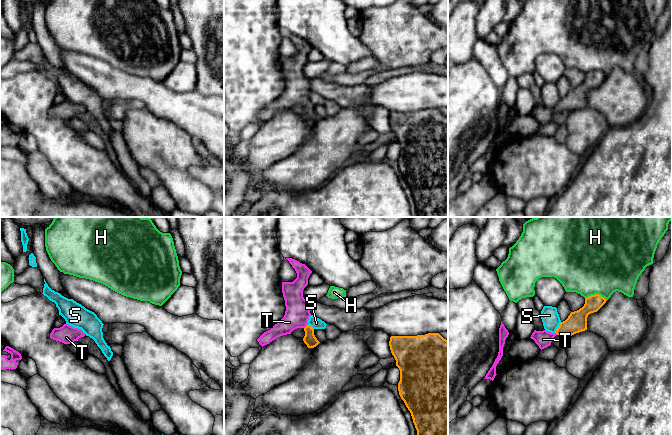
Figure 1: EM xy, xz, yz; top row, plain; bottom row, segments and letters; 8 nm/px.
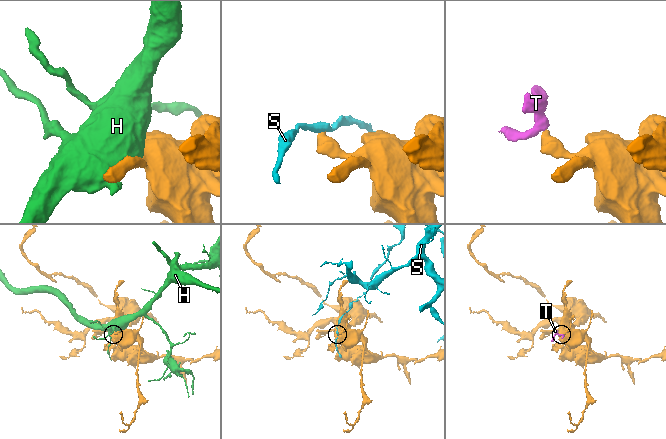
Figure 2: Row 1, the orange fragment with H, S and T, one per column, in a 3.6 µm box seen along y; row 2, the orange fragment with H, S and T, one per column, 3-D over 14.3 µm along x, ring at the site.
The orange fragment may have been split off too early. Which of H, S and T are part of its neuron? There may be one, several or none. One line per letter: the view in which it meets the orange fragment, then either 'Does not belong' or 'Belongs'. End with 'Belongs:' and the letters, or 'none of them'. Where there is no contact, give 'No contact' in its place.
H: Touches orange in yz. Does not belong
S: Touches orange in yz. Does not belong
T: Touches orange in xz. Belongs
Belongs: T

